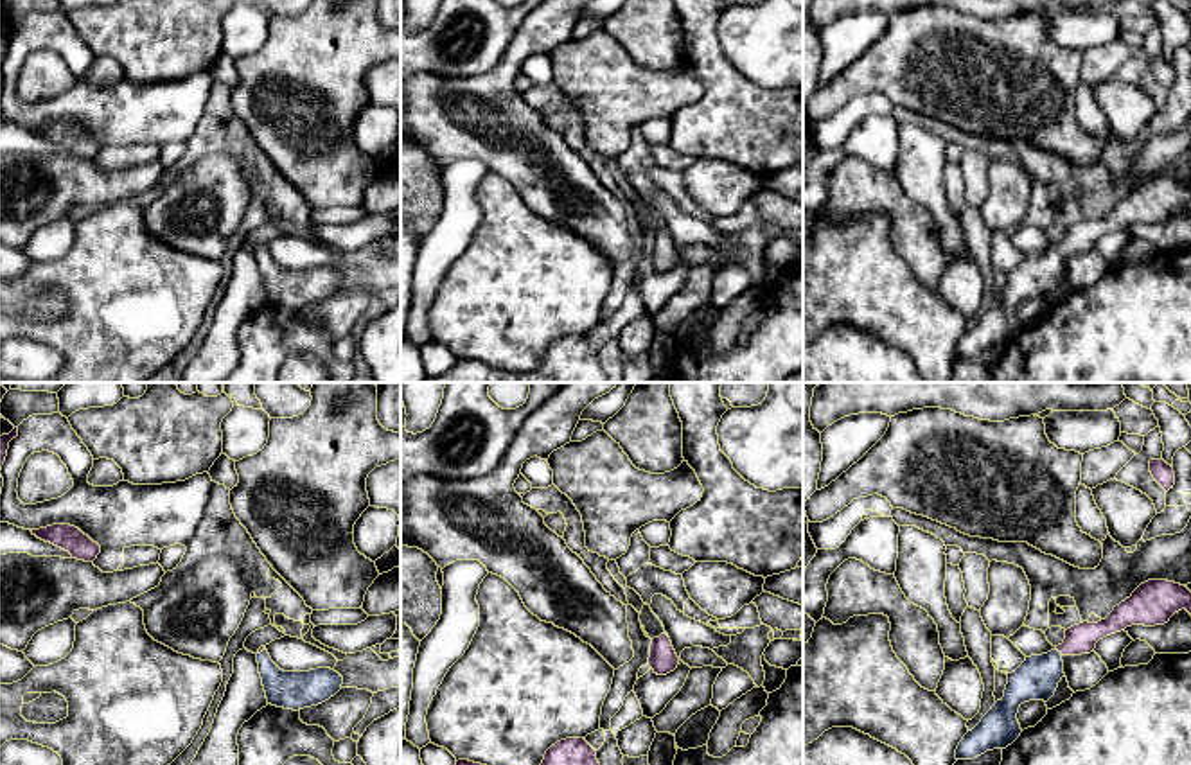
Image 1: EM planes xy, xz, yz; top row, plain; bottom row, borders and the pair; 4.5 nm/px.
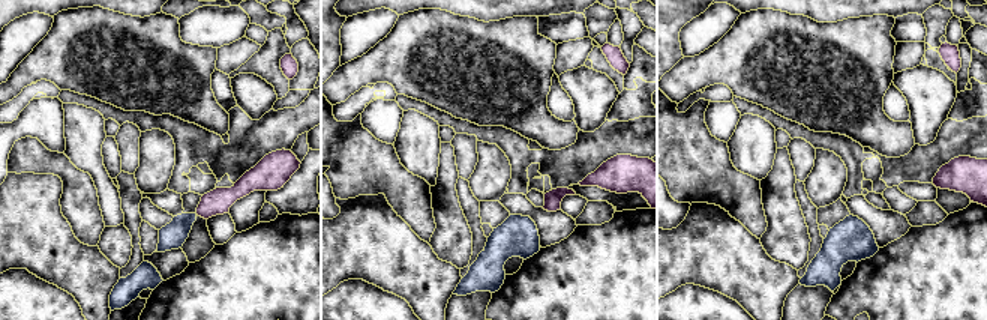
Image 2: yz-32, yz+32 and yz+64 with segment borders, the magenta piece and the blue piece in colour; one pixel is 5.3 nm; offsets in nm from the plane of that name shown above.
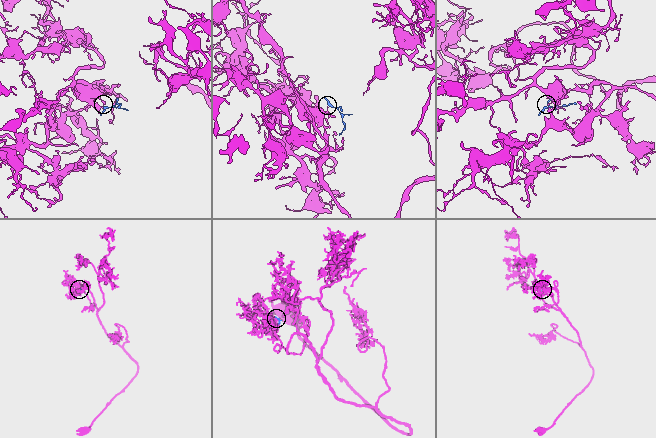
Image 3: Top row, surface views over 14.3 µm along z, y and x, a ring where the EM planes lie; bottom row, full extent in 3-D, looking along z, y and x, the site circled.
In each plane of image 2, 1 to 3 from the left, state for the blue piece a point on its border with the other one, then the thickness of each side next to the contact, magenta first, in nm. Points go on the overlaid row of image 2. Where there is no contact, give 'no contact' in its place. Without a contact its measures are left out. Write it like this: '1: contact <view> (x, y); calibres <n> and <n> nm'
1: no contact
2: no contact
3: no contact

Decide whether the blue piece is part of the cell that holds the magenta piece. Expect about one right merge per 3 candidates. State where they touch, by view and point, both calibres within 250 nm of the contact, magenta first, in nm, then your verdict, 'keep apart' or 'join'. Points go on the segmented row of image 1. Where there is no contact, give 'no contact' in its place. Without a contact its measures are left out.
contact yz (1058, 650); calibres 130 and 190 nm; join

